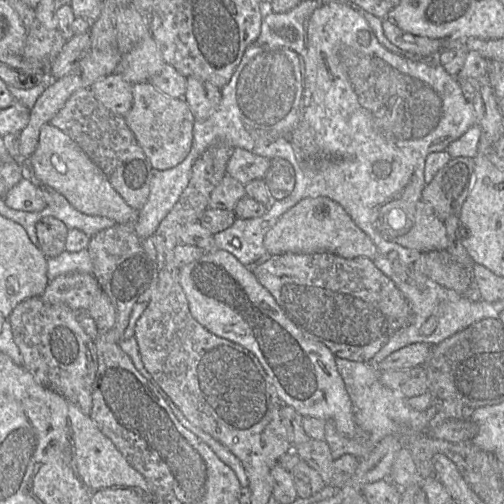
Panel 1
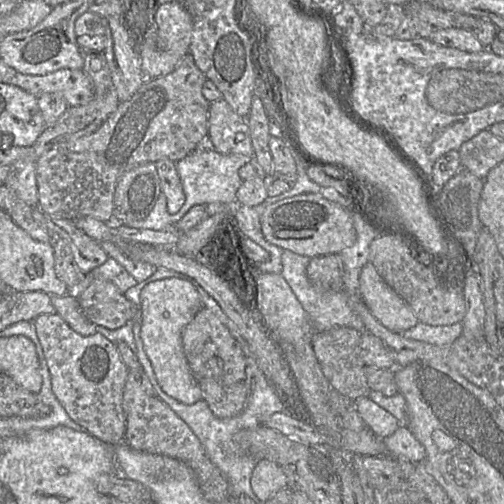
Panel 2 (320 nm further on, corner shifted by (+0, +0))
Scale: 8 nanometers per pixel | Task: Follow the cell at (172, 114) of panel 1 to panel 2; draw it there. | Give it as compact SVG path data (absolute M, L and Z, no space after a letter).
M187 52L171 73L146 79L129 100L118 104L117 109L97 131L61 143L45 153L36 163L39 208L52 217L67 220L92 217L102 222L110 221L116 184L125 172L161 159L178 162L207 141L210 102L202 93L206 80L205 75L196 66L193 56Z

